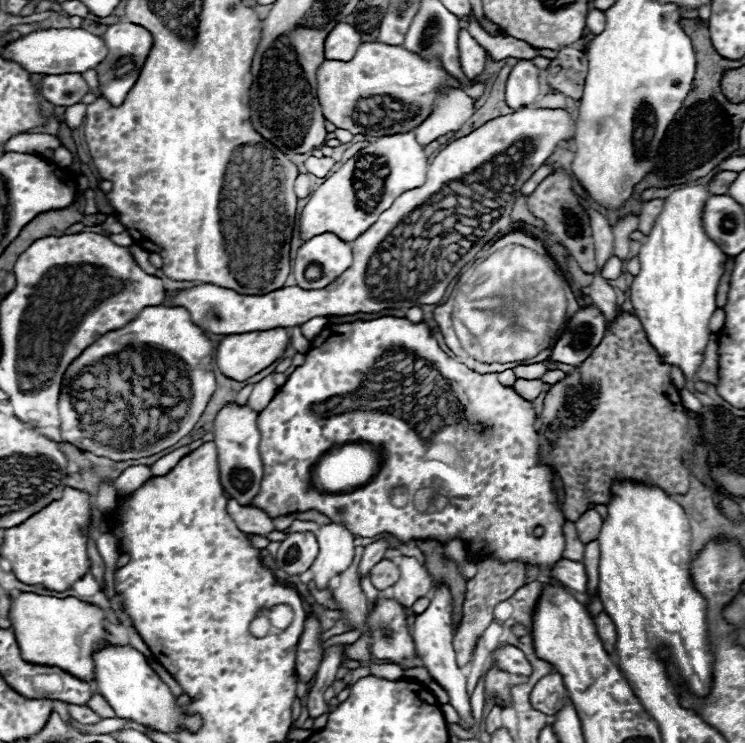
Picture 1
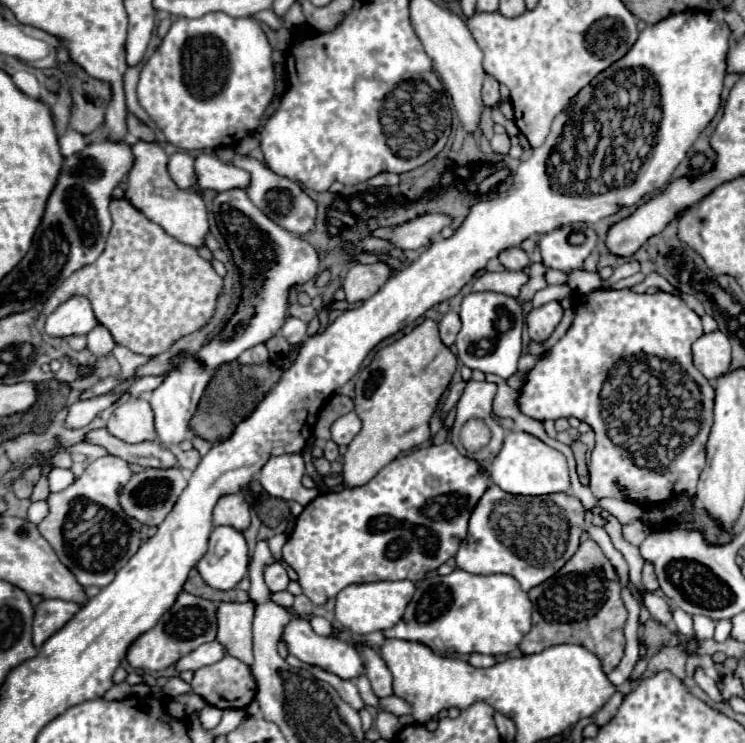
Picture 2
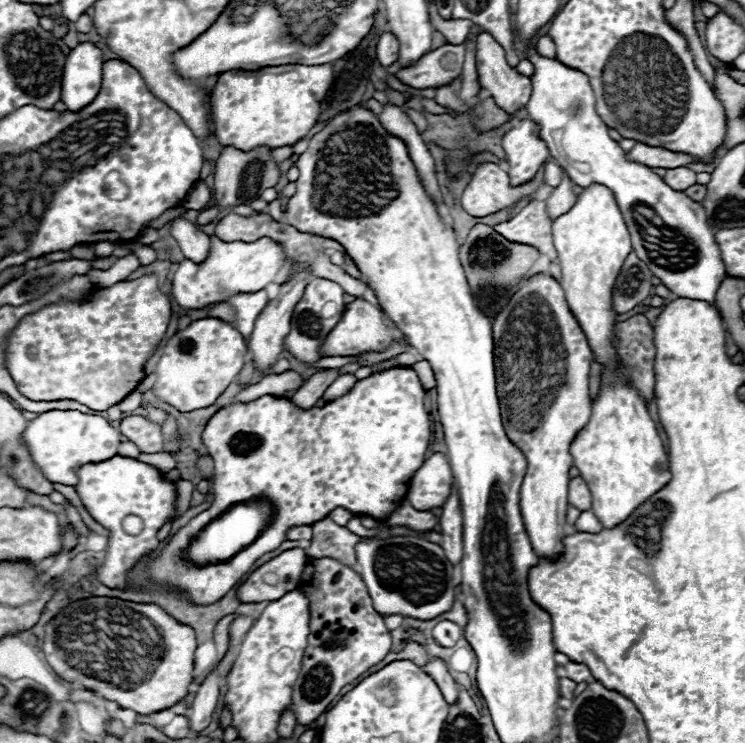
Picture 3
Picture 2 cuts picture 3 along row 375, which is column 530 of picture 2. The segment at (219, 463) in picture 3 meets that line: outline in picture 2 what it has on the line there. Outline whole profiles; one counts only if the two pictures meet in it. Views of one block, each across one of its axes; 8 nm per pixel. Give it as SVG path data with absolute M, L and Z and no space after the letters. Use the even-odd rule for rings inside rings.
M628 288L596 290L594 294L578 298L574 308L576 308L576 318L572 322L572 328L566 332L566 336L556 346L550 348L550 354L546 358L540 358L538 364L528 372L528 382L524 384L520 398L518 398L520 410L526 416L536 418L536 420L548 420L548 418L558 420L558 418L574 416L592 426L592 430L596 434L596 448L594 448L592 460L590 460L590 488L592 488L594 496L598 496L598 498L614 496L614 498L622 498L622 500L630 500L630 502L660 504L680 492L688 492L694 496L698 476L700 476L702 468L706 466L706 440L708 440L708 434L712 428L712 410L714 410L714 388L692 362L692 344L704 334L700 316L694 310L690 310L682 298L678 298L674 294L668 294L668 292L634 294ZM616 482L626 488L626 494L622 494L616 488Z

